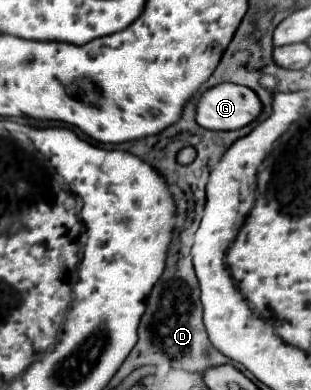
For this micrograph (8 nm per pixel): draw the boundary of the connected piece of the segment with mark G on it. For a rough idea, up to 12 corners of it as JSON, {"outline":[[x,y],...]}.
{"outline":[[239,84],[209,88],[197,124],[237,130],[261,112],[259,96]]}

